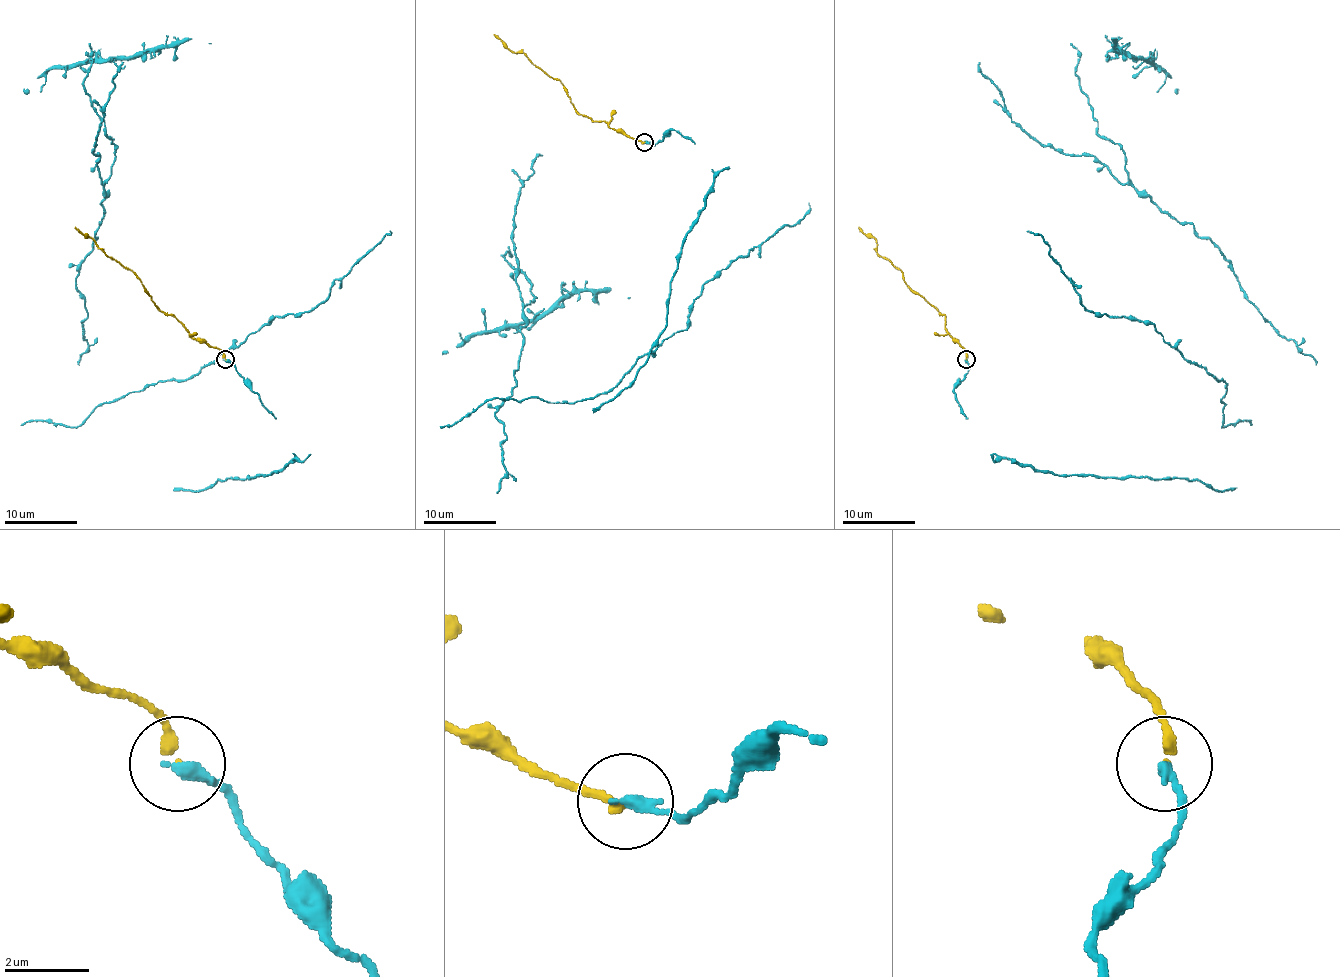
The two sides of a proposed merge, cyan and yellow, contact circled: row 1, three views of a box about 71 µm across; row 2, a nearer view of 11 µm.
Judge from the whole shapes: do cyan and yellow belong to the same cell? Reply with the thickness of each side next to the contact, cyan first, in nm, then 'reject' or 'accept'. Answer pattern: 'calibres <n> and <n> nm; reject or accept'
calibres 300 and 240 nm; reject

